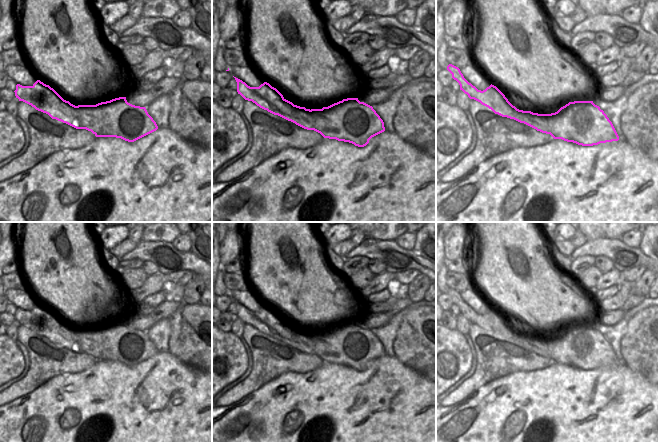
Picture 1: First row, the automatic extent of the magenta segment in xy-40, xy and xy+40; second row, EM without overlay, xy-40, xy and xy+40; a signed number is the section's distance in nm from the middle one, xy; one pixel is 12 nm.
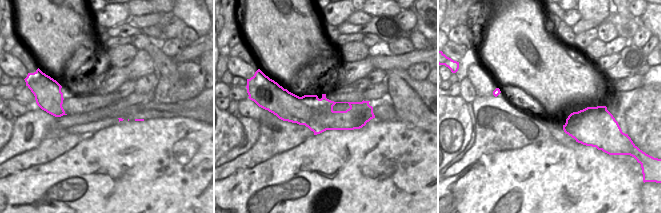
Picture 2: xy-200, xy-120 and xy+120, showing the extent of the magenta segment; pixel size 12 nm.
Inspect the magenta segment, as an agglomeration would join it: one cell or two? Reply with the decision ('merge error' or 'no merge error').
merge error

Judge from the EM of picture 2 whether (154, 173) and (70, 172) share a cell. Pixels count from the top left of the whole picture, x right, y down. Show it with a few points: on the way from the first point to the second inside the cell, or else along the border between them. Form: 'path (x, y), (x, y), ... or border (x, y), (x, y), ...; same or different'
path (133, 182), (91, 182); same

